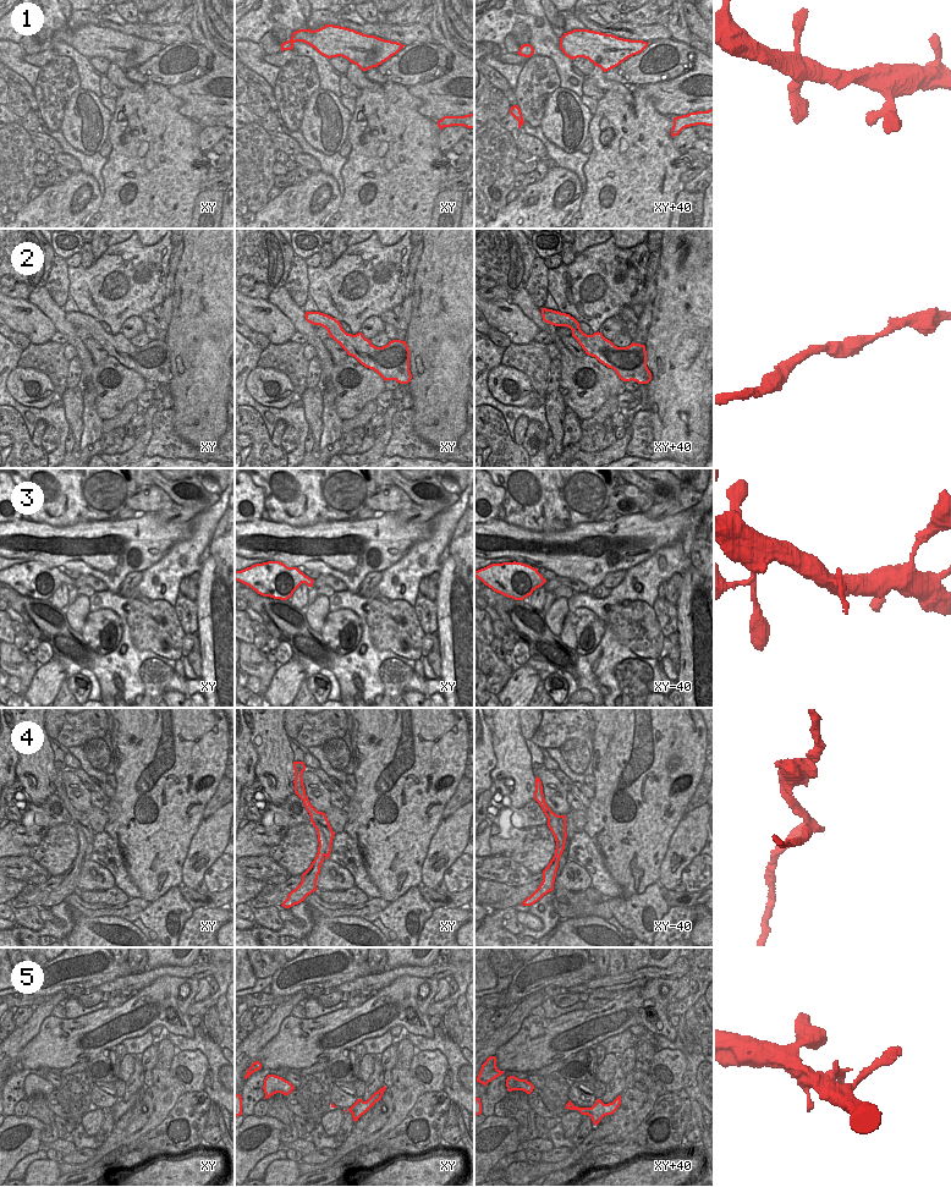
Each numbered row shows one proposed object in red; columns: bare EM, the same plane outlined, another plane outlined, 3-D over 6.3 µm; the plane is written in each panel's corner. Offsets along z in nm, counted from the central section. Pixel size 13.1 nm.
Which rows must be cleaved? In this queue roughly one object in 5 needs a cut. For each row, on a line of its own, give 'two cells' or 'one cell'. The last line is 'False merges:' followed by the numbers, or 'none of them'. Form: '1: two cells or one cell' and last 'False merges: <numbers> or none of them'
1: one cell
2: one cell
3: one cell
4: two cells
5: two cells
False merges: 4, 5

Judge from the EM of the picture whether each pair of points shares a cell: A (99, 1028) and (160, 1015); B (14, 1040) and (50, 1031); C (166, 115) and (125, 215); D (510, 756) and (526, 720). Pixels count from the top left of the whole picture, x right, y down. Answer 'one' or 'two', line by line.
A: one
B: two
C: one
D: two

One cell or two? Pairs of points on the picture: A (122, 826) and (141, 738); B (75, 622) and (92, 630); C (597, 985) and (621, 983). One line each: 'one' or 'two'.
A: one
B: two
C: one

